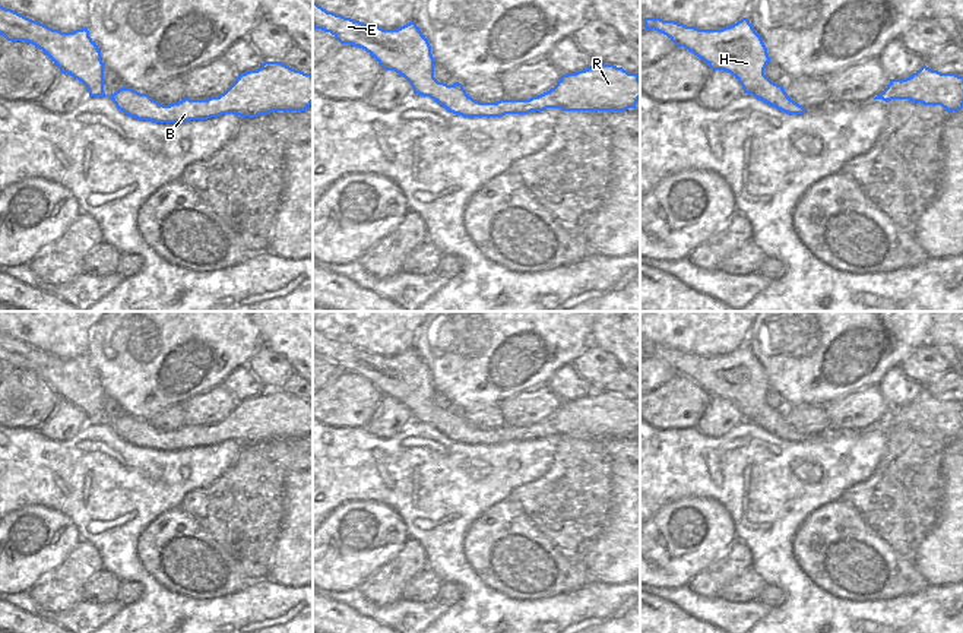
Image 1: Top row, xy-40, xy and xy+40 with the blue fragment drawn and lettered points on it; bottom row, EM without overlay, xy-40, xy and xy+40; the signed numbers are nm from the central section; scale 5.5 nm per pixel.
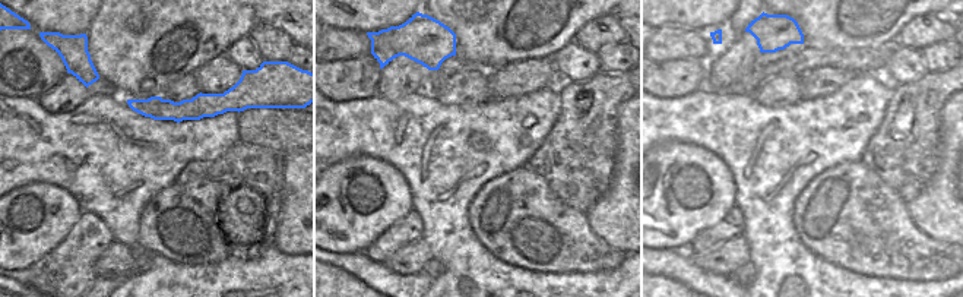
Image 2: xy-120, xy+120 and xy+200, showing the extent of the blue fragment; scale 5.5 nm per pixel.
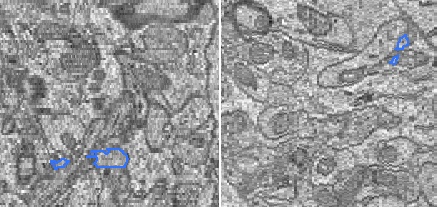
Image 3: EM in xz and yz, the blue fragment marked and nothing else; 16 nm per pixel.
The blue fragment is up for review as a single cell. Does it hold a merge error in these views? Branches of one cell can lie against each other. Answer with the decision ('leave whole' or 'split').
leave whole

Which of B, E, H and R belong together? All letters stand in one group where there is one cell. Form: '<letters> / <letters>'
B E H R

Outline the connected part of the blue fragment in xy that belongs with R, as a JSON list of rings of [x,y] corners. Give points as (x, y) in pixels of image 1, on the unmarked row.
[[[313,329],[313,354],[330,360],[340,371],[365,377],[384,398],[395,398],[403,403],[414,421],[430,424],[462,444],[503,444],[547,436],[625,439],[636,436],[640,427],[639,401],[595,389],[585,398],[563,402],[549,418],[538,424],[479,430],[462,411],[447,412],[434,405],[431,373],[414,348],[397,357],[383,357],[327,339]]]

